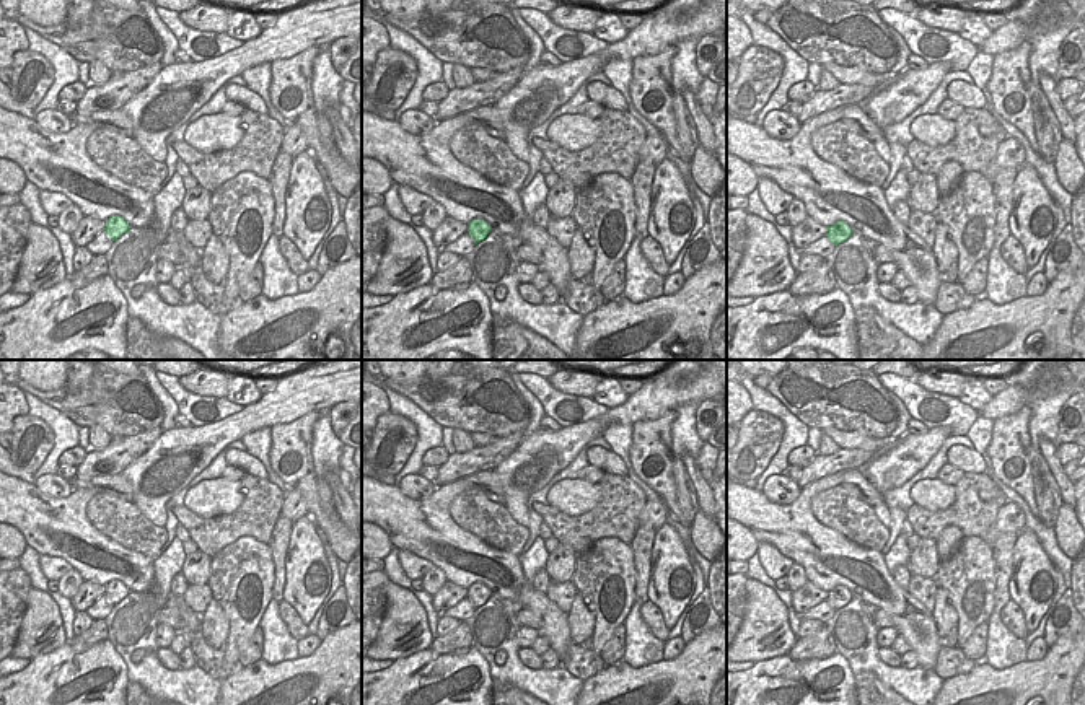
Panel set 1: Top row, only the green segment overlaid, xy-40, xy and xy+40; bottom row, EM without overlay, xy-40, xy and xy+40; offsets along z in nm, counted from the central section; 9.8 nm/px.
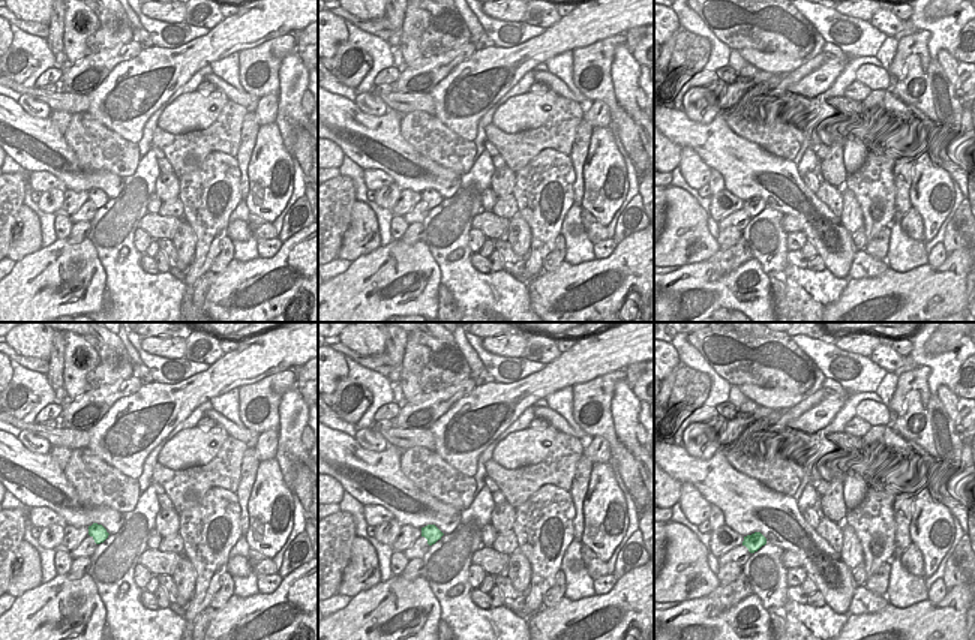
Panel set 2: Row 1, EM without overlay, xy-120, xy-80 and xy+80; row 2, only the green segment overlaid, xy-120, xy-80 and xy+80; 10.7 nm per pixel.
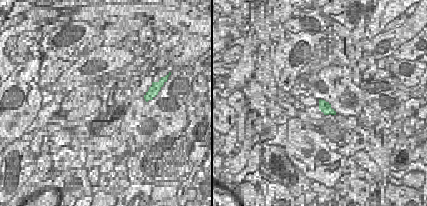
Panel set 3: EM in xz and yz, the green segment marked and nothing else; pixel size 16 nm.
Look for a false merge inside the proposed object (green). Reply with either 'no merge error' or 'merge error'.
merge error

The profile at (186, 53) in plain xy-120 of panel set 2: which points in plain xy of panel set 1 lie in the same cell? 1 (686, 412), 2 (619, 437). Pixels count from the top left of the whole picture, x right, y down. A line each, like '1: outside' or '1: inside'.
1: outside
2: outside

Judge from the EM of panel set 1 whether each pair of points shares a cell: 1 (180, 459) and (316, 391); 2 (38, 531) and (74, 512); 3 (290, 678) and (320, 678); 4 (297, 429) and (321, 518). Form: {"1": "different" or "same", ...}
{"1": "same", "2": "same", "3": "same", "4": "same"}

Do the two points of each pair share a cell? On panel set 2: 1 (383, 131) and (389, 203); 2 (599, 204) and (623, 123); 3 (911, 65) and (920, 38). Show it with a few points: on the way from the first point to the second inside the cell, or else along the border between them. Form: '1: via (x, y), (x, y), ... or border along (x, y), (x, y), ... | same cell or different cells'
1: border along (395, 182), (401, 189) | different cells
2: border along (608, 126), (617, 137) | different cells
3: via (912, 59), (912, 50), (917, 44) | same cell

